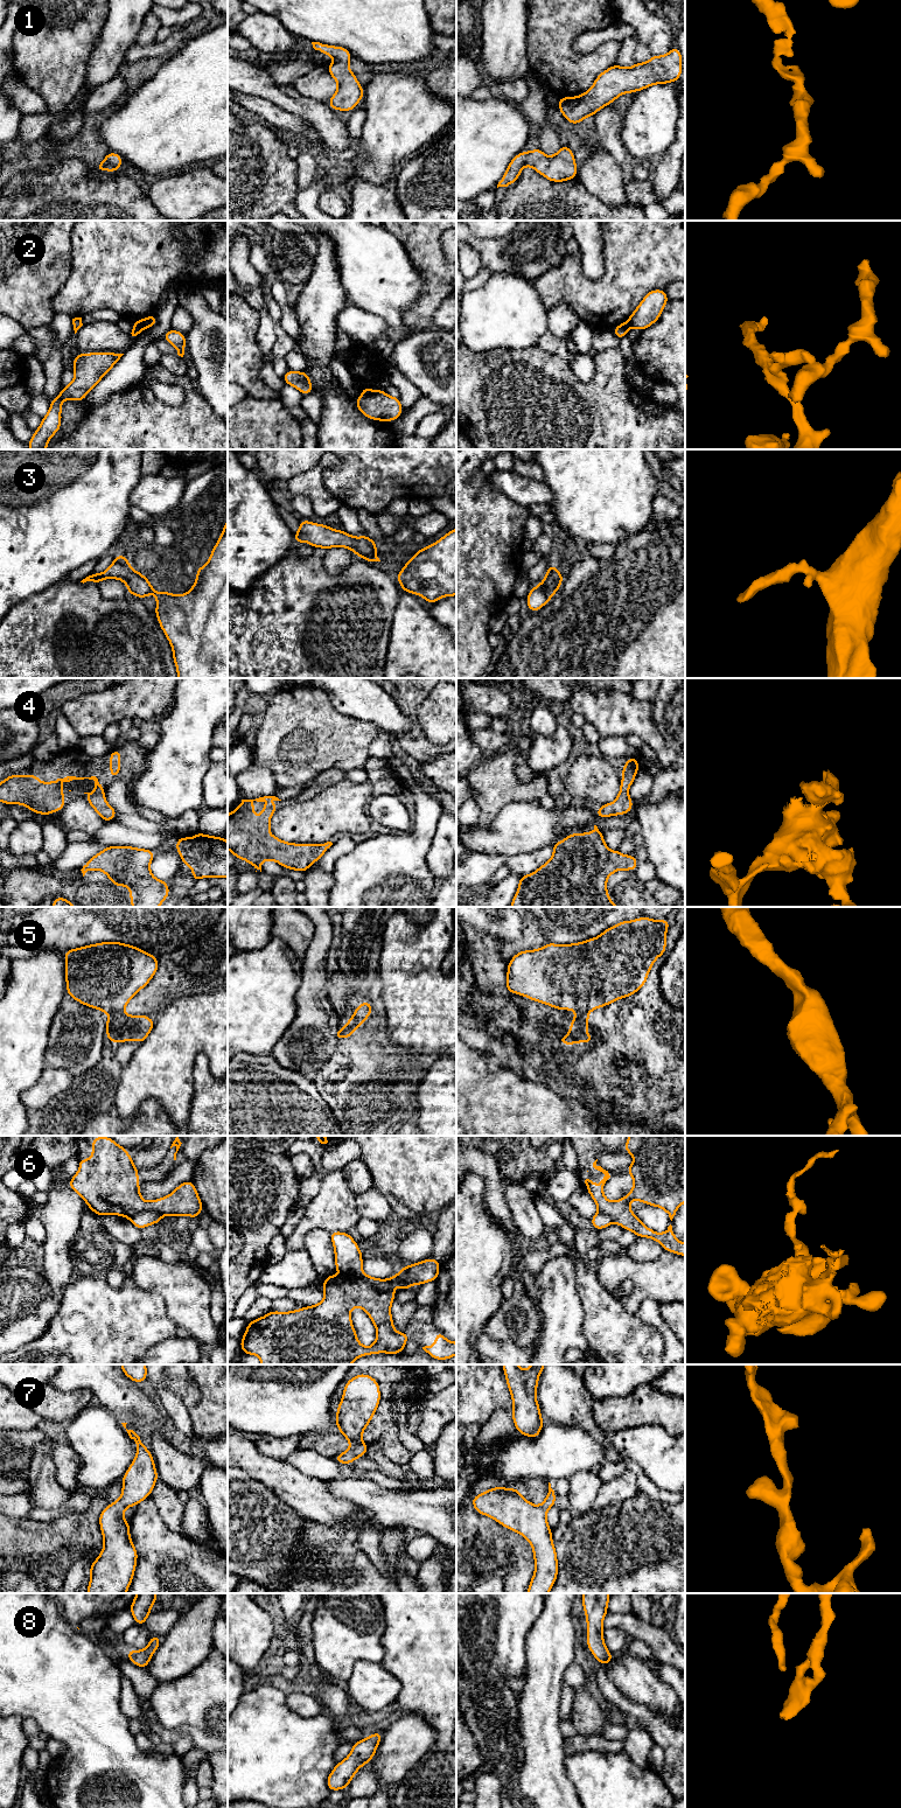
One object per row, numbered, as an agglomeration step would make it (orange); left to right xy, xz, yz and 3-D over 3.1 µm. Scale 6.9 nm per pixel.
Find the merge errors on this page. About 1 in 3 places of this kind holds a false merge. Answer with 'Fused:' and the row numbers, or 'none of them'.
Fused: 2, 5, 6

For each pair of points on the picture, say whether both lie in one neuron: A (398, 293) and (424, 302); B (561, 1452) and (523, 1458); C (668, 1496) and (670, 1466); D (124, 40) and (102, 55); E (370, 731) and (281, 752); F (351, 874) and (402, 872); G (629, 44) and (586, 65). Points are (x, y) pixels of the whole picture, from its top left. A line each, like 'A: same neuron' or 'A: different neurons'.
A: different neurons
B: same neuron
C: different neurons
D: same neuron
E: same neuron
F: same neuron
G: different neurons

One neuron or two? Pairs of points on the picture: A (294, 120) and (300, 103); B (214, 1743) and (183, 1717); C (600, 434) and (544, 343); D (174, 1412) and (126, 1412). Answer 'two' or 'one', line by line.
A: two
B: two
C: two
D: two

